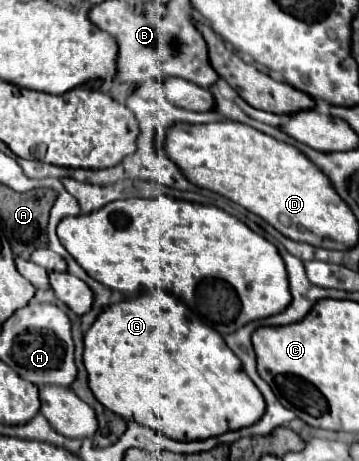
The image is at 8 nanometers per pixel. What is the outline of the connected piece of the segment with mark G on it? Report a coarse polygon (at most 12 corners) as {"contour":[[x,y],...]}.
{"contour":[[164,290],[84,334],[90,390],[174,440],[258,422],[222,336]]}

